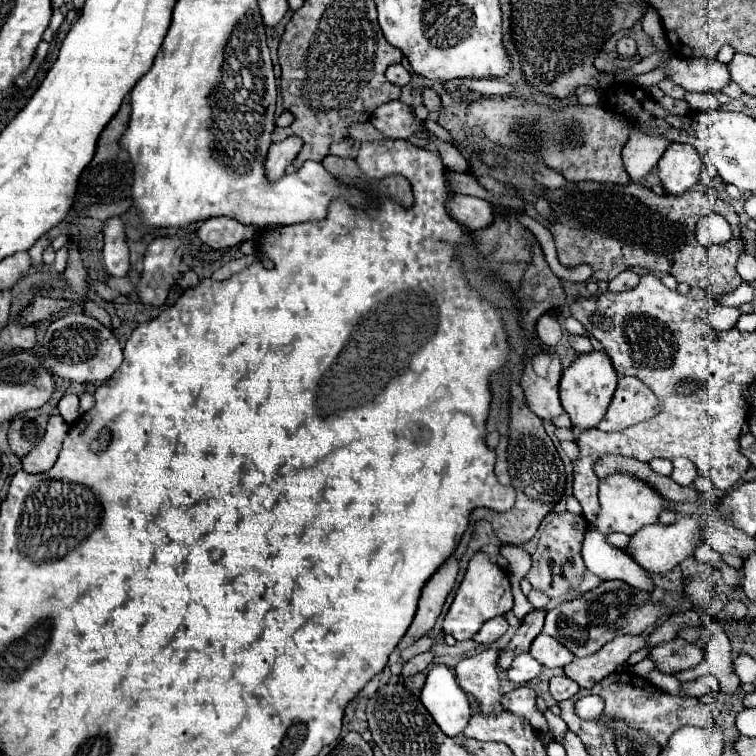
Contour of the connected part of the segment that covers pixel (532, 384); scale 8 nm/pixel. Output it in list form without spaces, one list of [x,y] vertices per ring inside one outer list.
[[[538,354],[524,366],[520,386],[526,404],[538,418],[552,420],[564,412],[558,398],[558,384],[562,378],[562,364],[558,354]]]

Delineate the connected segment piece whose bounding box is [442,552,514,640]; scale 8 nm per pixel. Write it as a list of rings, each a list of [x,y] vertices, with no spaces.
[[[478,552],[470,560],[466,576],[460,588],[456,590],[456,598],[444,618],[444,624],[442,624],[444,634],[452,634],[456,640],[470,640],[486,620],[510,612],[512,604],[514,600],[512,600],[512,588],[510,588],[508,574],[498,564],[492,564],[486,554]]]

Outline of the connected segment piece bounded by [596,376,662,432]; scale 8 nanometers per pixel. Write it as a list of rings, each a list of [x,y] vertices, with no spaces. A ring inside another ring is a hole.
[[[620,376],[604,420],[596,426],[602,432],[618,432],[654,418],[662,410],[656,394],[634,376]]]

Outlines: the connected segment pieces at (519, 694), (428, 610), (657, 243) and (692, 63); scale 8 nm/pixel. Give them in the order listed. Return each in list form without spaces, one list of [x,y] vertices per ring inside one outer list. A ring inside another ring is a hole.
[[[518,686],[516,690],[504,694],[502,696],[502,706],[506,706],[506,710],[510,710],[510,712],[526,716],[536,730],[540,730],[540,732],[546,730],[546,734],[550,734],[550,738],[556,740],[552,730],[548,728],[546,718],[536,710],[536,694],[530,686]]]
[[[452,554],[440,566],[440,570],[436,570],[430,576],[430,580],[424,584],[420,600],[418,600],[418,610],[416,610],[414,622],[410,624],[404,638],[400,640],[398,650],[408,648],[412,642],[416,642],[418,638],[422,638],[424,634],[428,634],[432,630],[432,626],[436,624],[436,620],[442,612],[446,596],[450,594],[450,590],[456,582],[456,576],[458,576],[458,558],[456,558],[456,554]]]
[[[566,182],[562,188],[542,188],[540,196],[550,202],[554,222],[548,230],[554,236],[558,260],[564,266],[586,262],[594,270],[594,278],[610,282],[626,268],[640,266],[656,272],[672,274],[678,282],[704,288],[710,294],[724,294],[740,286],[736,260],[744,248],[740,238],[740,222],[732,206],[726,206],[718,194],[690,190],[680,196],[658,196],[646,186],[630,184],[598,184],[598,182]],[[710,212],[724,214],[734,228],[732,240],[720,246],[704,248],[696,240],[696,224]]]
[[[672,56],[664,62],[664,72],[688,92],[720,92],[730,82],[728,68],[720,60]]]

